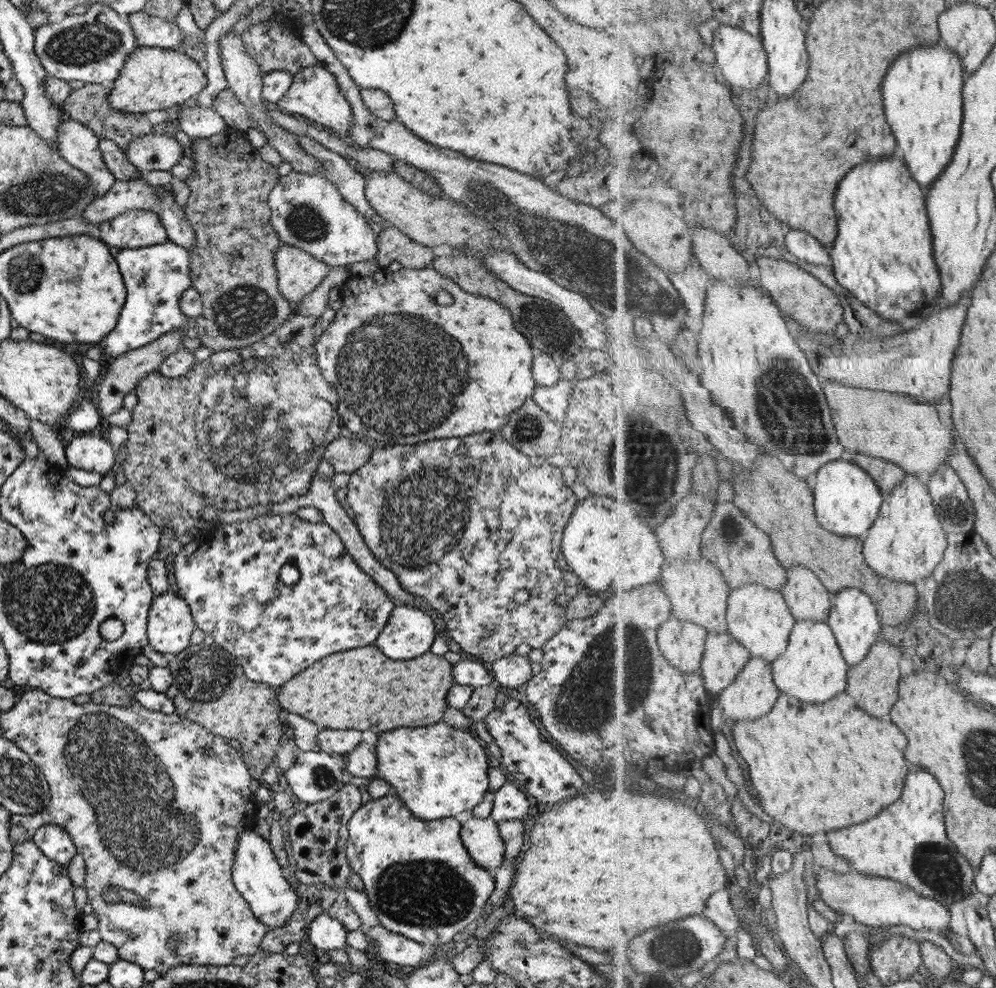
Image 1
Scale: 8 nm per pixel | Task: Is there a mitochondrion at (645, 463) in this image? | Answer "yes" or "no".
yes

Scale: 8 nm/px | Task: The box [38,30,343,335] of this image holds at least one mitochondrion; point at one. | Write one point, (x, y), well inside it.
(304, 222)

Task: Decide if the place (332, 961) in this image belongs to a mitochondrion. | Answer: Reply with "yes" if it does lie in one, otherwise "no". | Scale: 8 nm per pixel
no

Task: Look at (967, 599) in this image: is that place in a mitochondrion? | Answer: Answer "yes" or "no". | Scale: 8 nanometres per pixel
yes

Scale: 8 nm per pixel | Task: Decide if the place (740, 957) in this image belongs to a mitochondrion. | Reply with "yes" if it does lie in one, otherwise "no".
no

